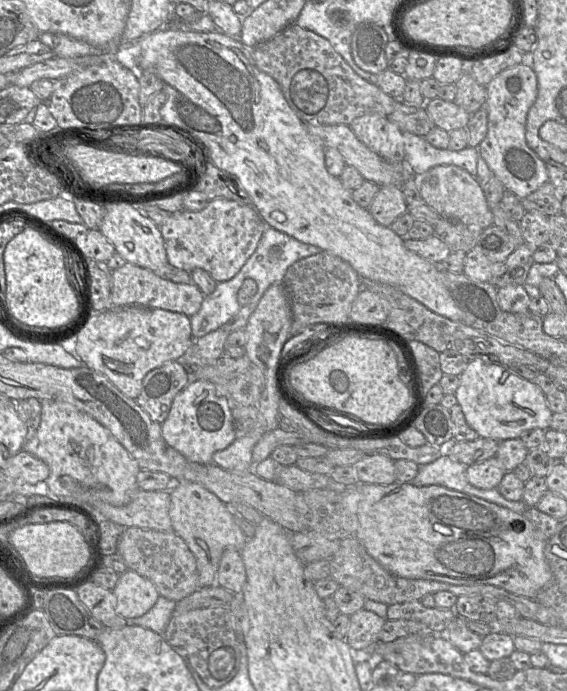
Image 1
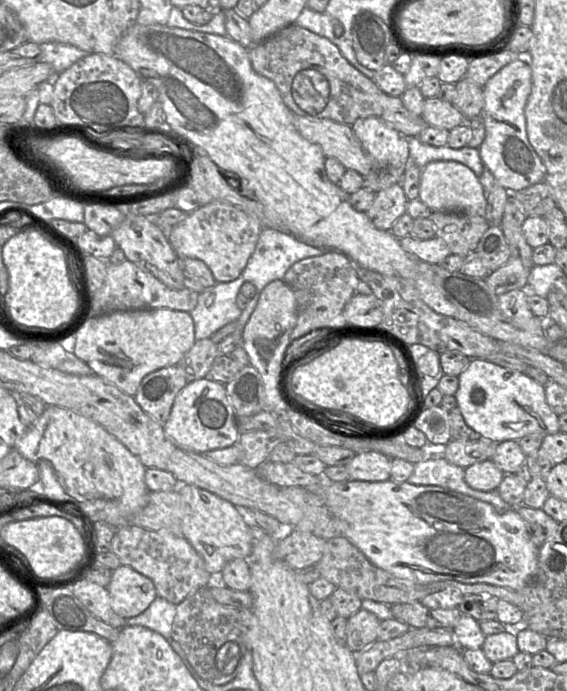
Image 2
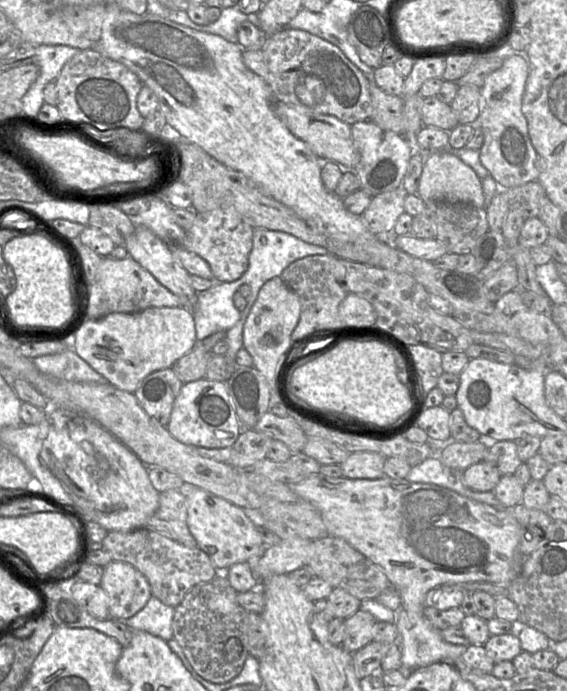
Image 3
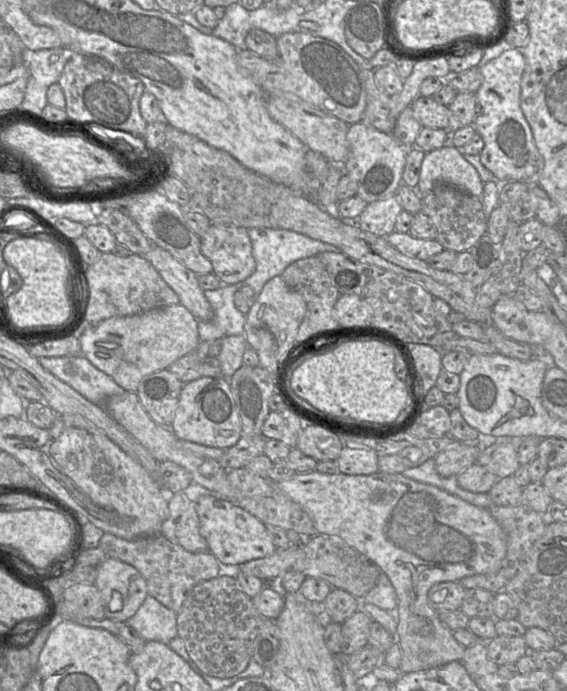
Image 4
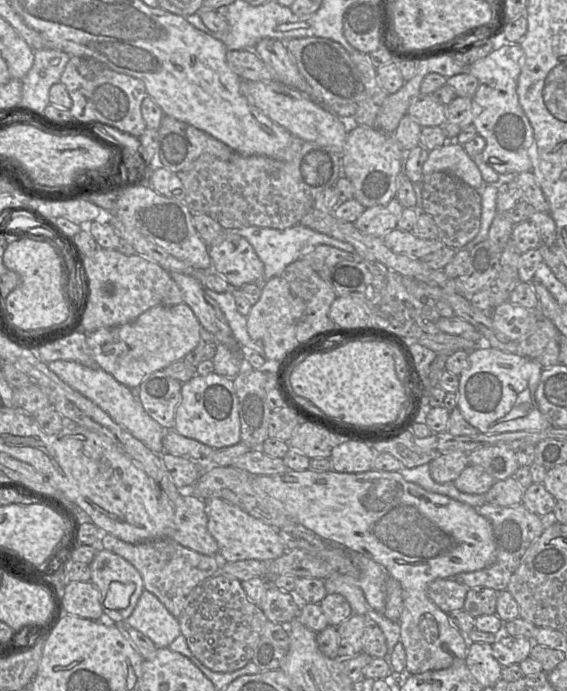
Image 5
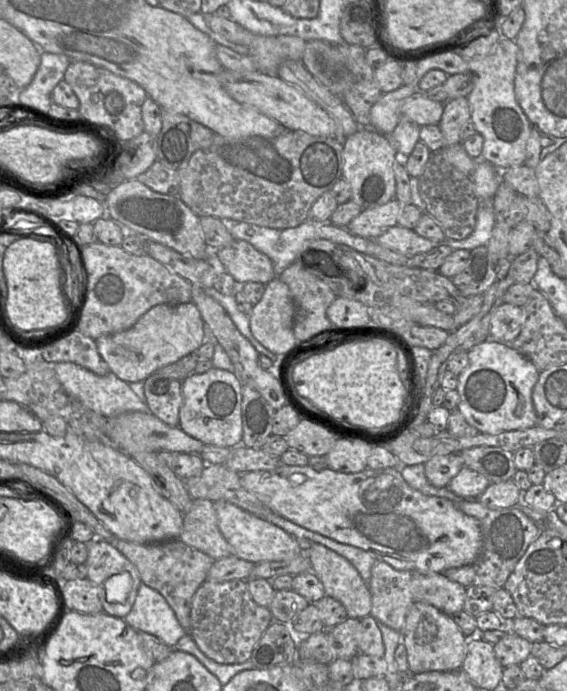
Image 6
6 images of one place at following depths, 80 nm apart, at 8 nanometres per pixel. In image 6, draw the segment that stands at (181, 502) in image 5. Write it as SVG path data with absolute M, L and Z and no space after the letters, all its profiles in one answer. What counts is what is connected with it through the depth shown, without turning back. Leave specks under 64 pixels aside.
M194 499L191 509L183 514L179 540L209 555L214 560L232 555L231 546L218 527L214 502Z

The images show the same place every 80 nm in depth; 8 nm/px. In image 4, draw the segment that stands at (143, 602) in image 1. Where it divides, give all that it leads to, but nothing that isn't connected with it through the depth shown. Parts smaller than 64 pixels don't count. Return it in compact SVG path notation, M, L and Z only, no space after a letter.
M111 557L96 567L95 586L103 599L105 617L127 621L148 596L145 579L134 566Z

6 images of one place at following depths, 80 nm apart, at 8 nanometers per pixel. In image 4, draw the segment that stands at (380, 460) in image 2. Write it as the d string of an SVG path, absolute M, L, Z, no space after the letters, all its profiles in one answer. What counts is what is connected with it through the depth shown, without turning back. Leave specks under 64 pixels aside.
M344 447L336 462L343 474L372 475L379 472L378 459L378 454L371 449Z

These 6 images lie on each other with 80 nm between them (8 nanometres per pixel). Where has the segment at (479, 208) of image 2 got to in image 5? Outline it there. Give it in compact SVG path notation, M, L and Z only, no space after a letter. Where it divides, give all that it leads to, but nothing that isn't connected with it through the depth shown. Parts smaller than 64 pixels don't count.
M448 141L428 153L422 172L428 175L437 171L450 171L464 182L481 190L485 184L481 172L462 144Z

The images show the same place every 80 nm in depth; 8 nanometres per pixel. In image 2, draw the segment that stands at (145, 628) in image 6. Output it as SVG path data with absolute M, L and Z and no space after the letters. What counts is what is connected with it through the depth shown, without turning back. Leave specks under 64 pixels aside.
M157 596L141 614L126 620L127 626L144 626L158 632L167 640L171 638L172 625L177 605Z

